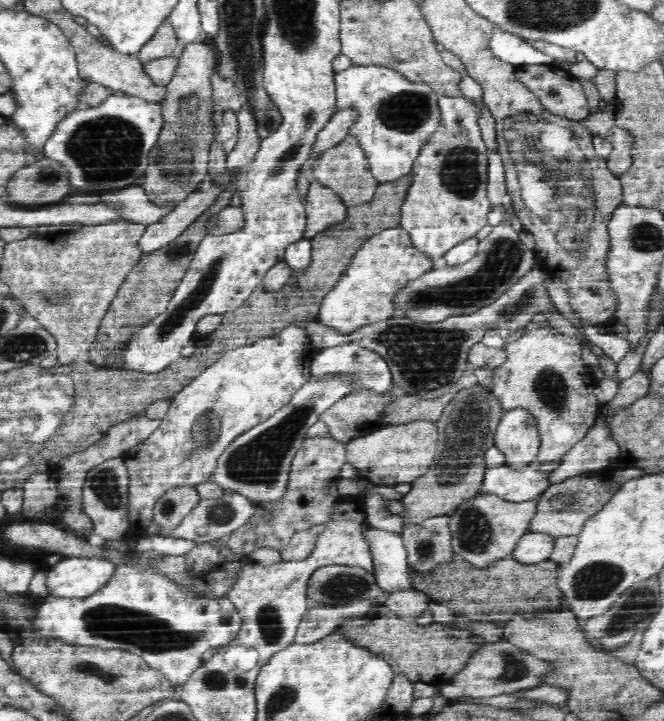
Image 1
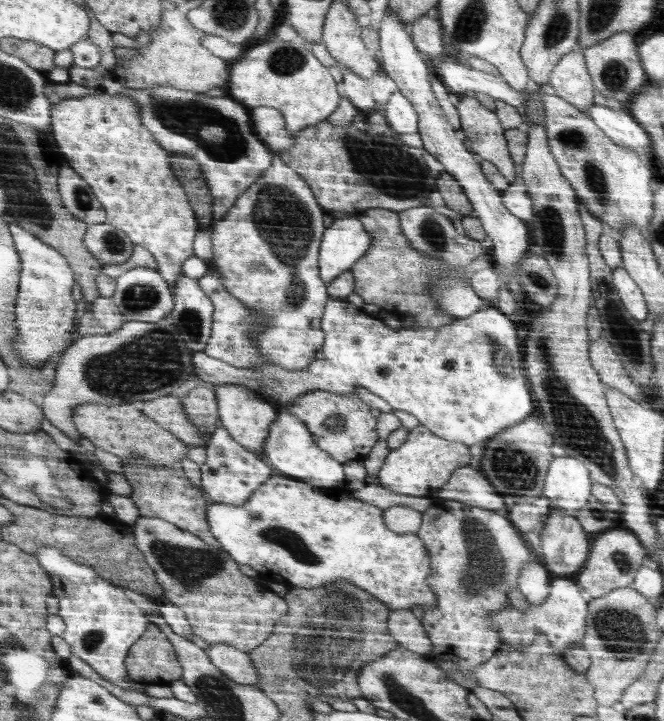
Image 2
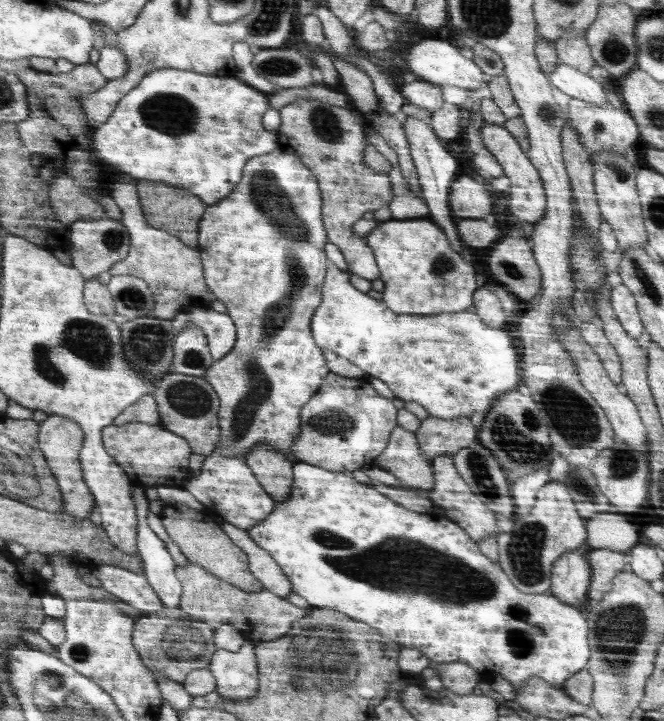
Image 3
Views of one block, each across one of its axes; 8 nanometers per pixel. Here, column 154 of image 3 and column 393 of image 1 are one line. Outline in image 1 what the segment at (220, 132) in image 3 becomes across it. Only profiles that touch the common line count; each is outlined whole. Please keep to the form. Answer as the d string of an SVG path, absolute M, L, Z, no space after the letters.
M352 65L335 74L335 93L337 110L353 108L359 112L359 118L349 128L360 140L360 145L367 155L372 176L380 183L398 180L401 176L411 173L413 161L420 154L421 146L425 144L440 122L439 95L426 83L412 82L404 75L380 65Z

